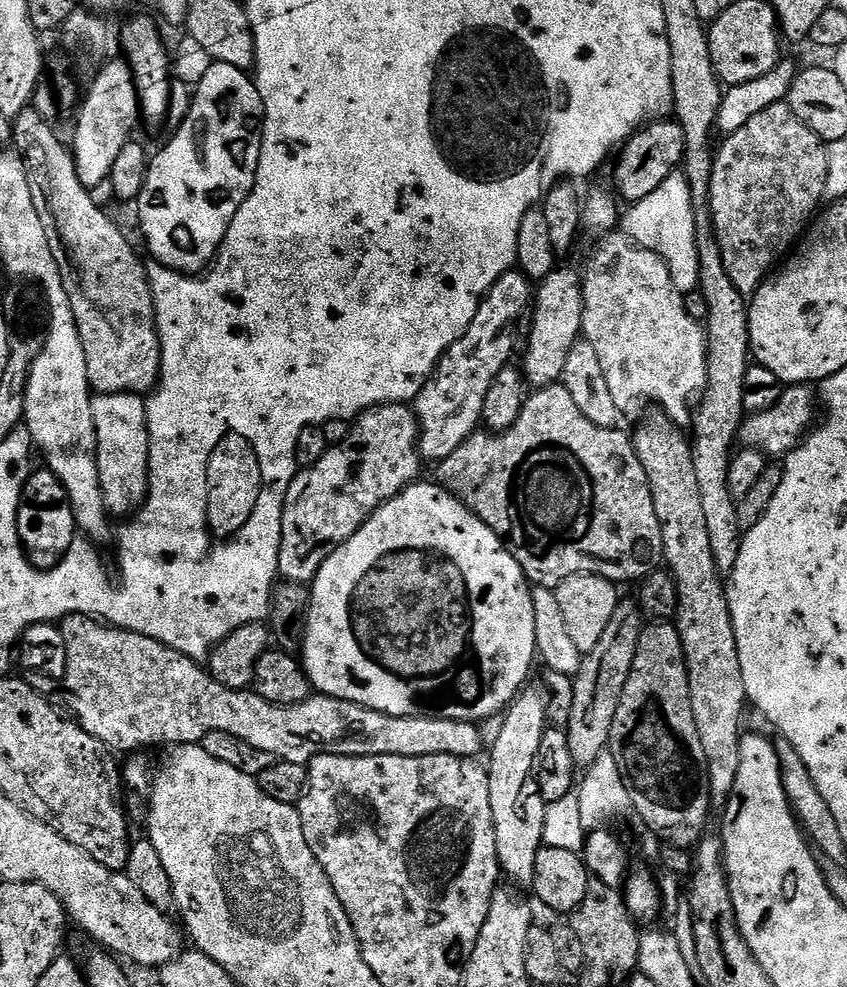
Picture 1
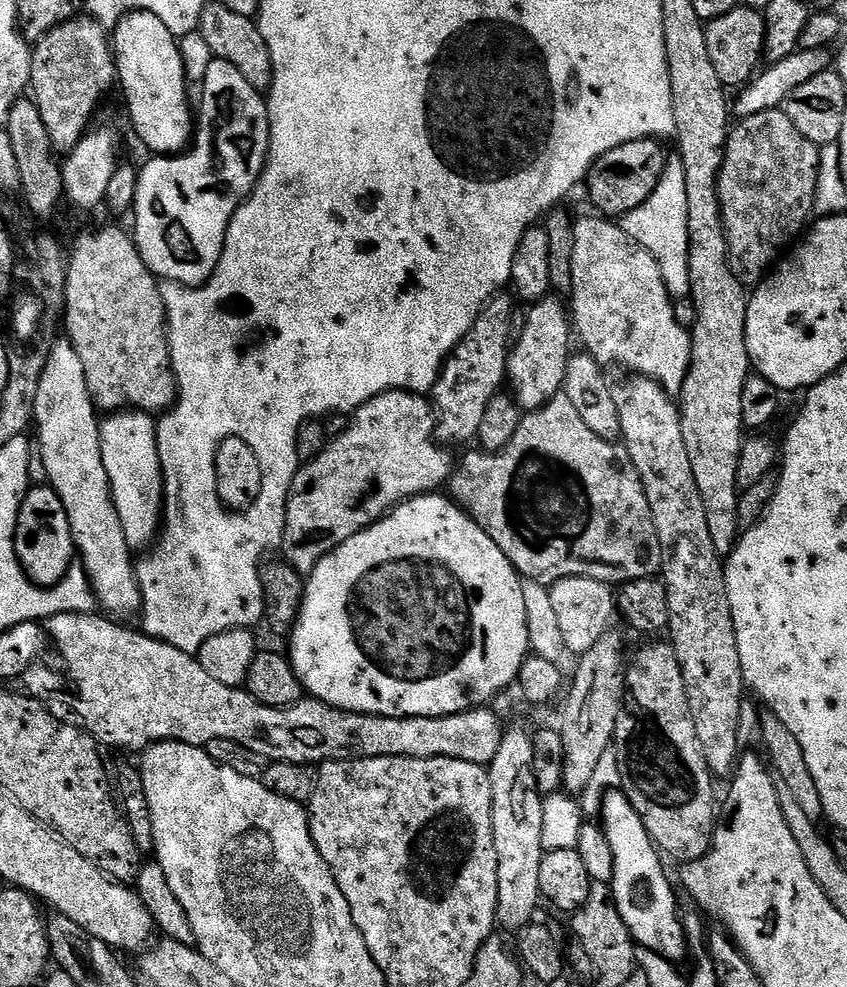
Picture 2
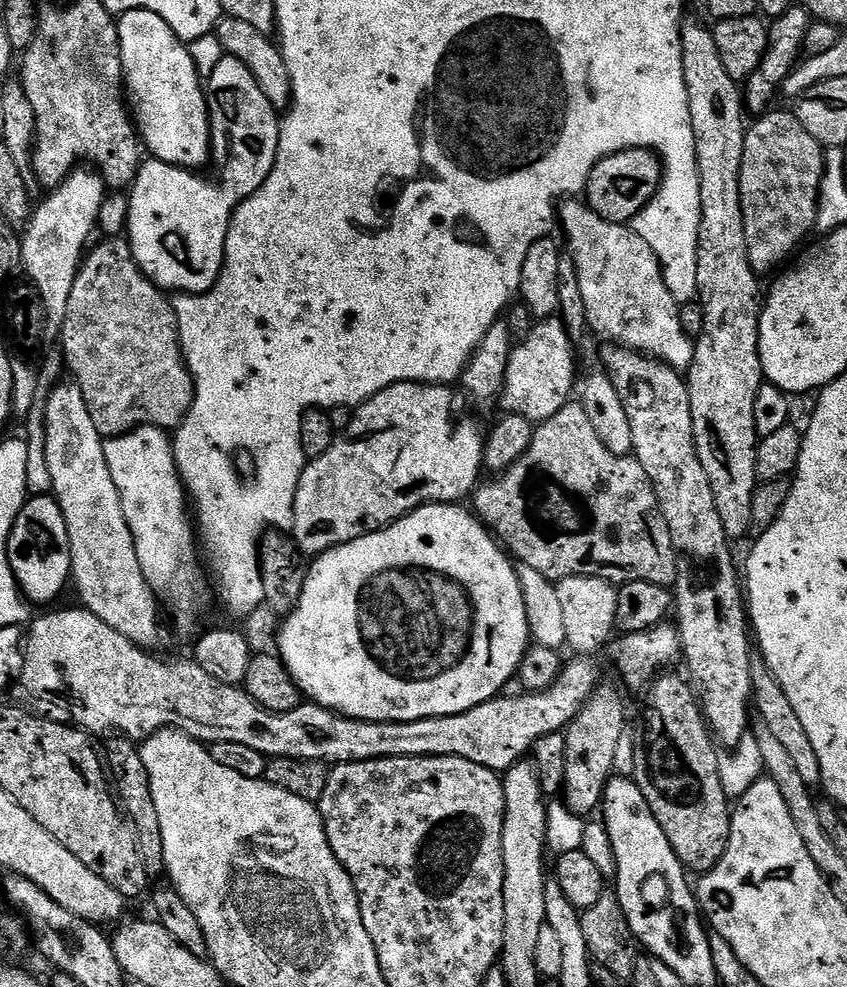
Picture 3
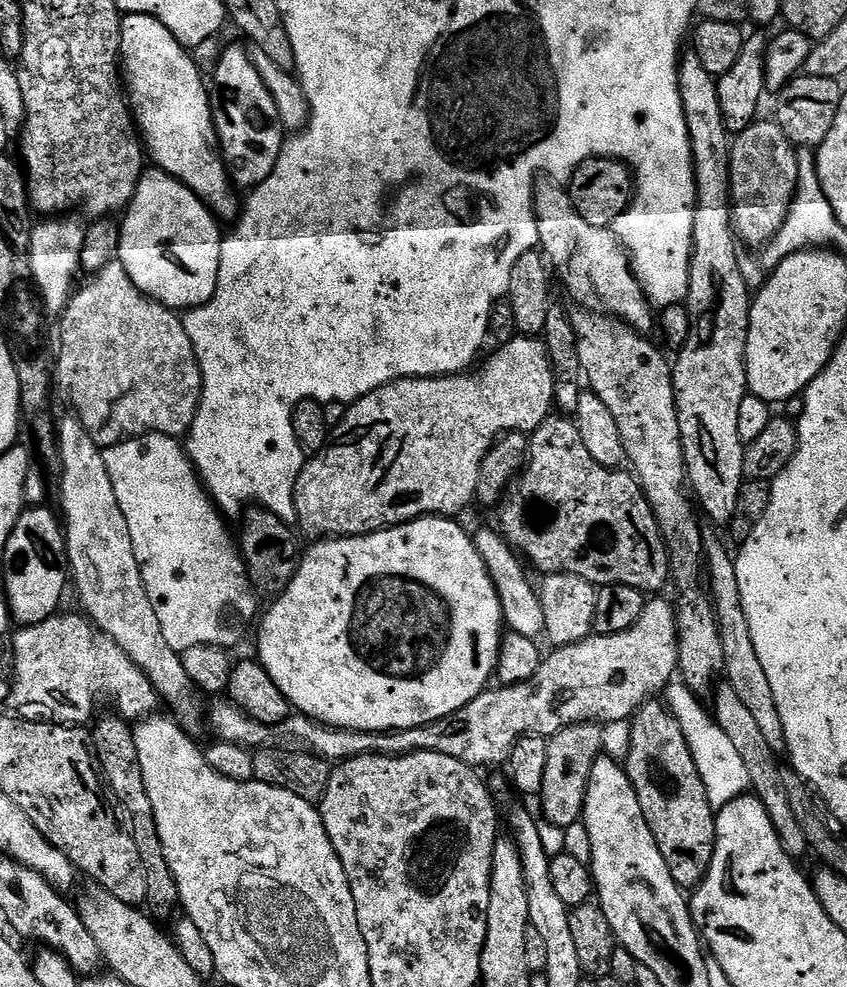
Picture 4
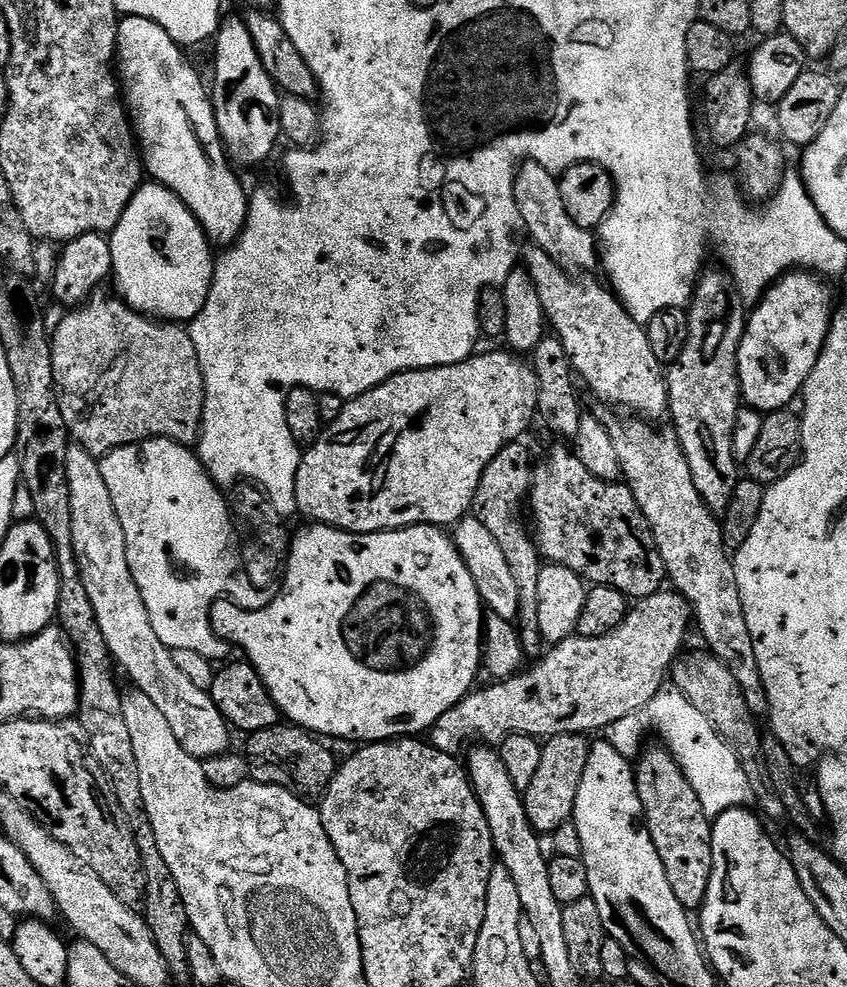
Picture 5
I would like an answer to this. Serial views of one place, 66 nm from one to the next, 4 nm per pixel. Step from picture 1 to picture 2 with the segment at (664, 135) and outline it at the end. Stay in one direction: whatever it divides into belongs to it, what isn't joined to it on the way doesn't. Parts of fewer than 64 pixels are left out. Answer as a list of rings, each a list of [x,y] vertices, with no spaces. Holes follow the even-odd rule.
[[[659,139],[635,140],[626,142],[604,156],[600,156],[588,171],[586,185],[588,196],[597,213],[608,218],[621,218],[636,207],[642,206],[659,184],[663,176],[666,149]]]

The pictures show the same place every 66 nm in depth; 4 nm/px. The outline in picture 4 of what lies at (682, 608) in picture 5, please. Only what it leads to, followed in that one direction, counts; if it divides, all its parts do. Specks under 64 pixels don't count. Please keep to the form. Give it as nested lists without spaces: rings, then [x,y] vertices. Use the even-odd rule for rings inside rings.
[[[652,598],[645,603],[642,614],[638,618],[638,622],[634,622],[634,626],[630,626],[626,630],[622,630],[618,634],[610,634],[609,636],[597,636],[595,634],[587,636],[585,640],[579,640],[576,644],[566,644],[557,647],[556,652],[552,652],[543,657],[540,661],[540,668],[533,676],[522,681],[520,684],[507,684],[503,686],[489,687],[478,698],[474,698],[466,706],[462,706],[462,710],[458,710],[454,714],[450,714],[441,720],[435,720],[429,724],[423,724],[417,728],[406,728],[397,732],[359,732],[358,730],[350,730],[349,728],[329,728],[327,724],[320,724],[316,720],[311,720],[309,716],[301,716],[299,714],[289,715],[288,719],[279,725],[278,731],[285,736],[289,745],[295,746],[303,751],[312,752],[315,756],[320,756],[329,762],[343,762],[345,760],[353,760],[355,756],[405,756],[407,752],[437,752],[438,754],[446,754],[450,758],[458,758],[458,762],[466,762],[471,768],[477,770],[485,770],[484,768],[492,768],[496,764],[503,765],[509,758],[513,746],[522,736],[542,736],[550,738],[554,733],[559,732],[562,728],[569,728],[572,724],[586,724],[589,722],[599,722],[601,725],[613,724],[619,720],[628,720],[635,715],[636,709],[641,704],[645,703],[650,697],[661,693],[671,683],[671,676],[675,675],[679,667],[677,658],[676,644],[676,609],[671,603],[668,604],[664,600],[656,600],[660,598]]]

